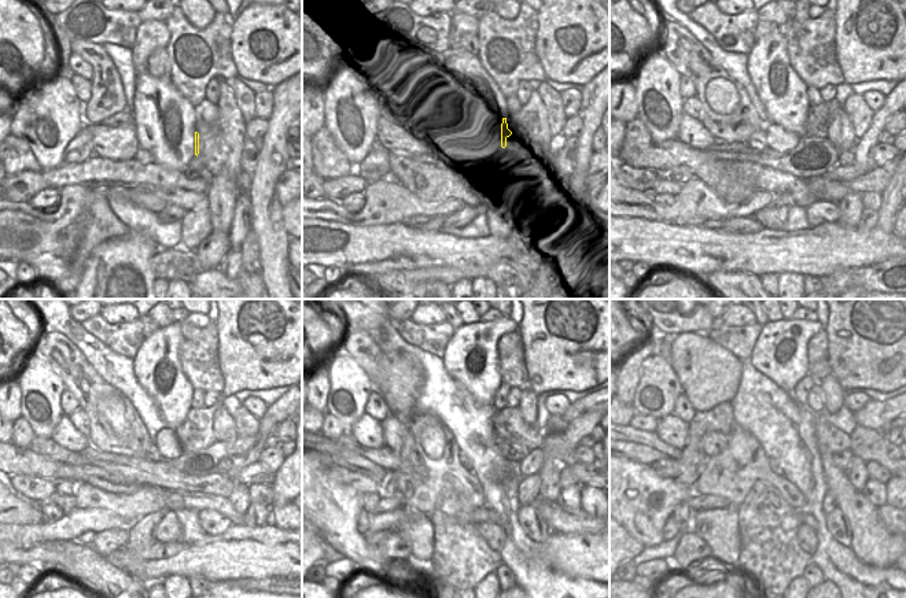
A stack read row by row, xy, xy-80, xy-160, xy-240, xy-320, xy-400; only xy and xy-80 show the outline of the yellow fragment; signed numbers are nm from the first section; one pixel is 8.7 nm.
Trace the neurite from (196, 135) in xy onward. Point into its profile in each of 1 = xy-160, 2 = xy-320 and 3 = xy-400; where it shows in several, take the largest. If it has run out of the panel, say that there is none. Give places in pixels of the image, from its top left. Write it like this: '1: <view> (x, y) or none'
1: xy-160 (816, 122)
2: xy-320 (515, 439)
3: xy-400 (825, 432)

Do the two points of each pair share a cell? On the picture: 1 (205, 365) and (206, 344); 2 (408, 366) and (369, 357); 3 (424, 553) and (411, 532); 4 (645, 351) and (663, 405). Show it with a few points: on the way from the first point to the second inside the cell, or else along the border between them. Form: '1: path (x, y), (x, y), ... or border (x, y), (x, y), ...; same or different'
1: path (205, 360), (205, 350); same
2: border (386, 354), (390, 362), (389, 387), (382, 394); different
3: path (422, 547), (416, 538); same
4: border (654, 353), (641, 364), (640, 380), (636, 388); different

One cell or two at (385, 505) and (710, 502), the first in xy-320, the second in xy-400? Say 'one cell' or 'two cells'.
one cell

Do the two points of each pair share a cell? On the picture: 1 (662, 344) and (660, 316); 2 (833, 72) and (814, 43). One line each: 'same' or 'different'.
1: different
2: same

